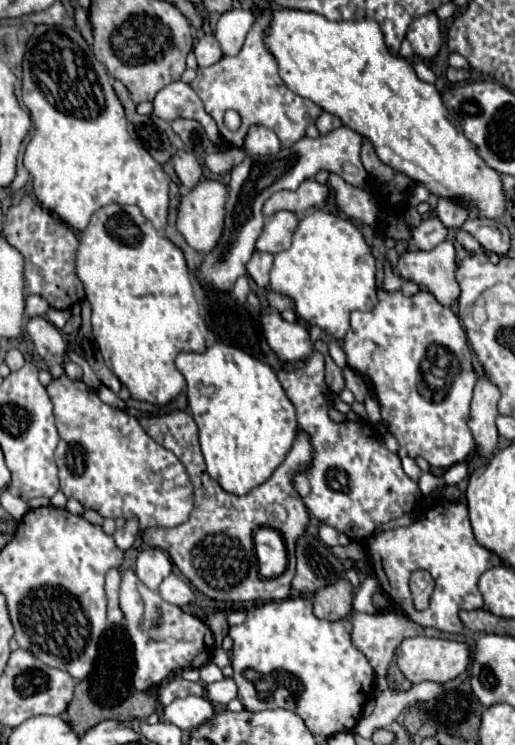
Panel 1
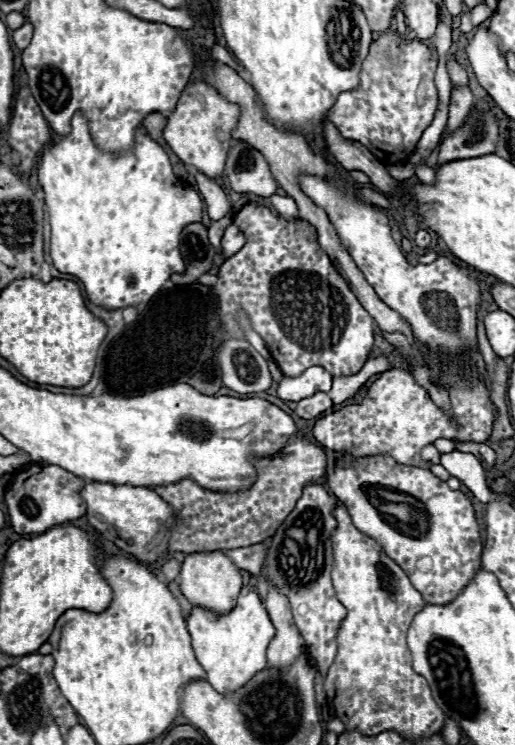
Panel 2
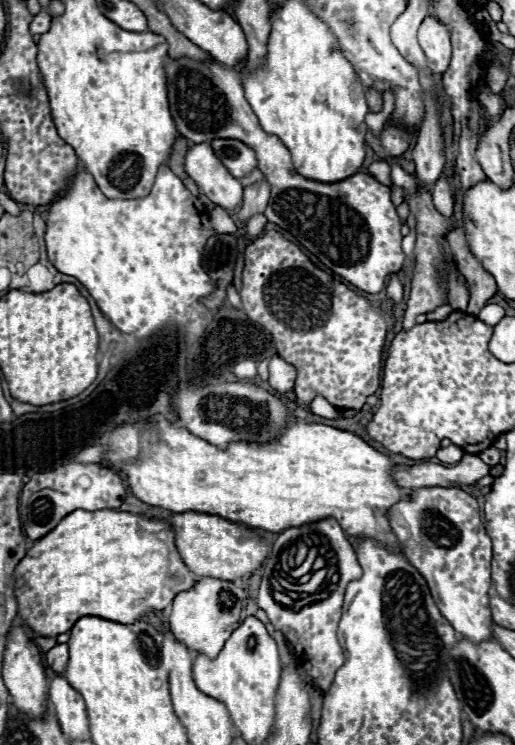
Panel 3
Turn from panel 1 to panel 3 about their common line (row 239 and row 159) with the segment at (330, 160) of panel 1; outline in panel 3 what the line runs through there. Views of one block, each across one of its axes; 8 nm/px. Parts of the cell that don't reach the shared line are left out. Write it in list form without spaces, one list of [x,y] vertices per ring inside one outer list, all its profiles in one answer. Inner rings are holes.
[[[212,140],[212,148],[232,176],[244,178],[258,168],[258,158],[248,144],[240,140]]]

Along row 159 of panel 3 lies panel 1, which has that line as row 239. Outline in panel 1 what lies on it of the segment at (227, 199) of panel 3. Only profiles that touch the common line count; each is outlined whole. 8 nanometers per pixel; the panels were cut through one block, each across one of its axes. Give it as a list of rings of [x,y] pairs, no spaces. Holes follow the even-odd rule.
[[[200,180],[188,194],[184,194],[180,198],[178,204],[178,220],[176,226],[180,230],[180,234],[186,238],[186,242],[198,250],[198,252],[208,252],[212,250],[212,246],[216,246],[220,234],[222,234],[222,226],[224,226],[224,204],[226,204],[226,196],[228,190],[222,182],[218,180]]]

